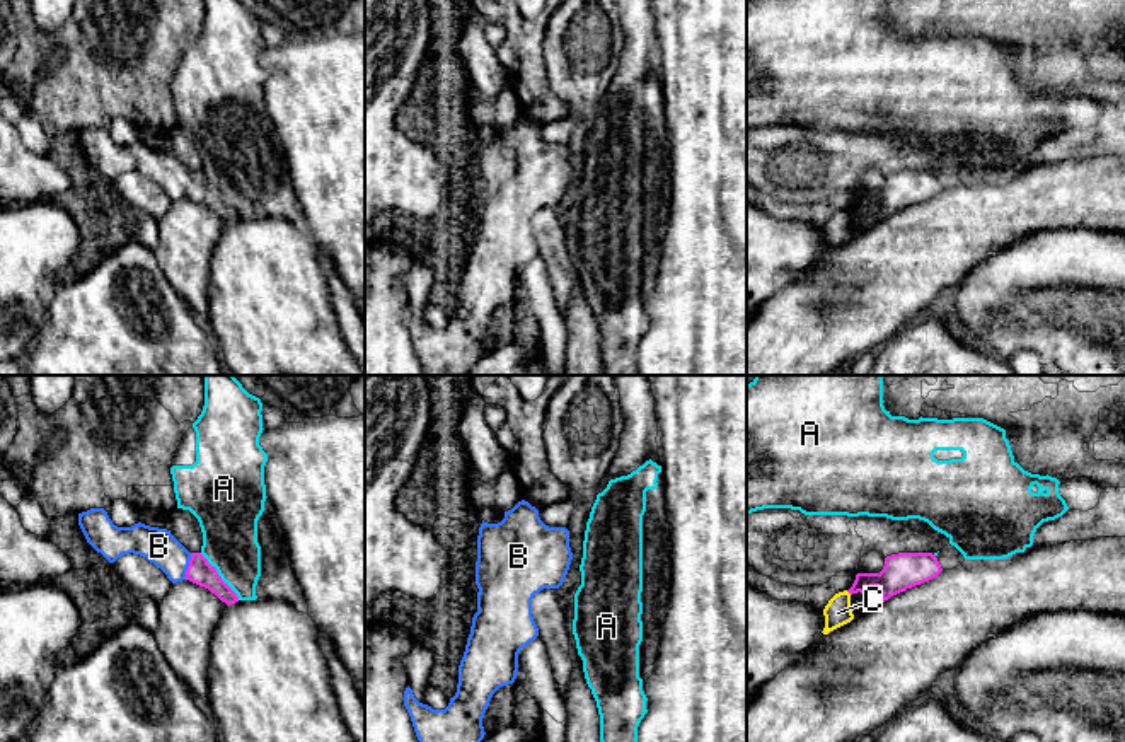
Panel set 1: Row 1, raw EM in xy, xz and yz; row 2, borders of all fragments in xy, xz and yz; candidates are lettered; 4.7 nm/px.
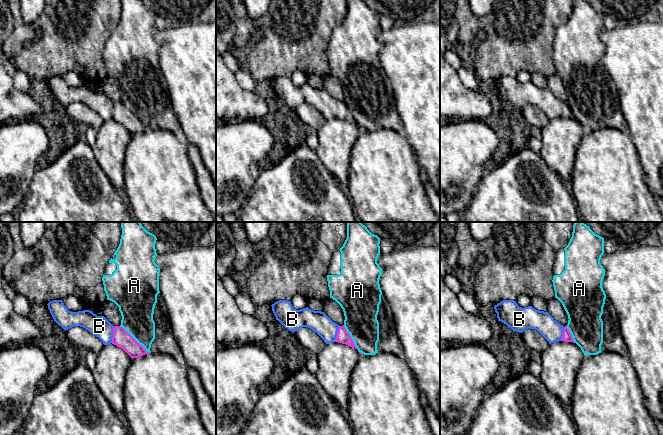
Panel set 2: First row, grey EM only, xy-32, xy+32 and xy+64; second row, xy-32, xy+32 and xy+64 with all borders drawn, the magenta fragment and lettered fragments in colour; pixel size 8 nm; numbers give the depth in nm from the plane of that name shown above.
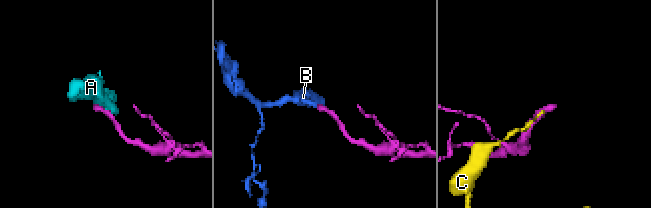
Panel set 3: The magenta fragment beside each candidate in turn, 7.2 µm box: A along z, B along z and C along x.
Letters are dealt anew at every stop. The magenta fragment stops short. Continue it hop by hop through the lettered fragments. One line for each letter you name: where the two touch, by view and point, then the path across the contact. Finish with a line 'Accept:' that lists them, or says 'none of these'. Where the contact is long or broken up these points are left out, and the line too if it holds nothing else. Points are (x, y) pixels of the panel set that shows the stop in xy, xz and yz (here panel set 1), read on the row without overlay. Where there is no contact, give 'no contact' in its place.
B: xy (188, 185) | across xy (200, 190), (188, 185), (179, 183), (159, 164)
Accept: B

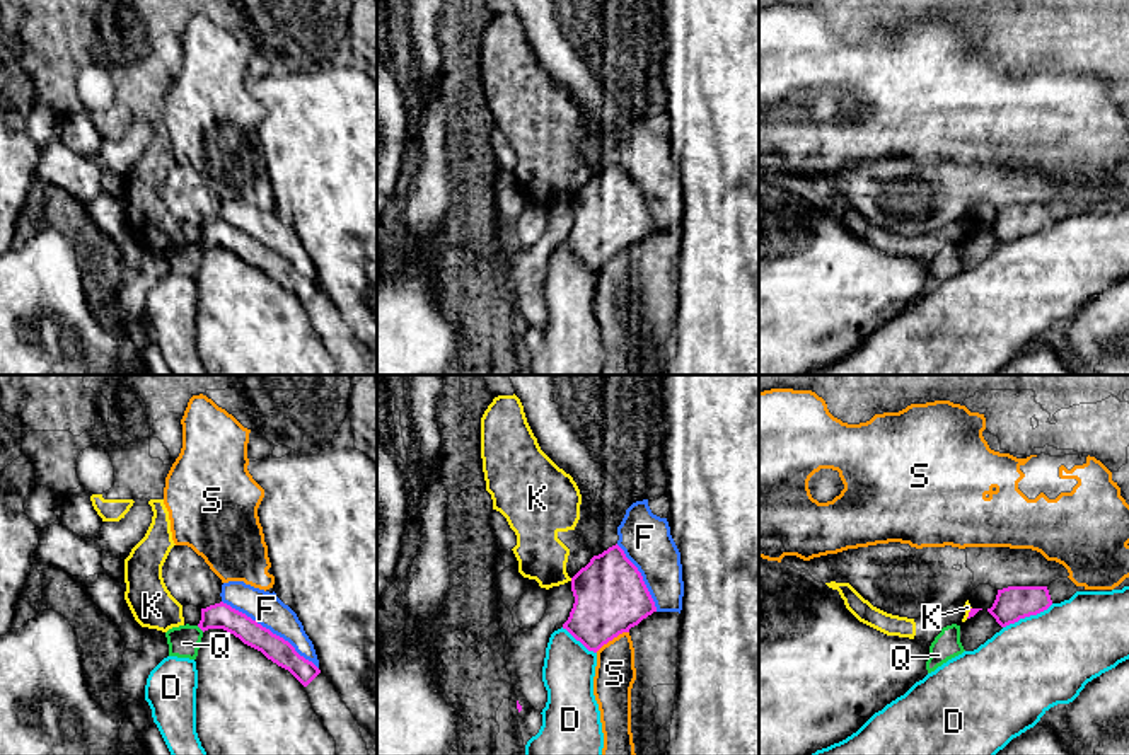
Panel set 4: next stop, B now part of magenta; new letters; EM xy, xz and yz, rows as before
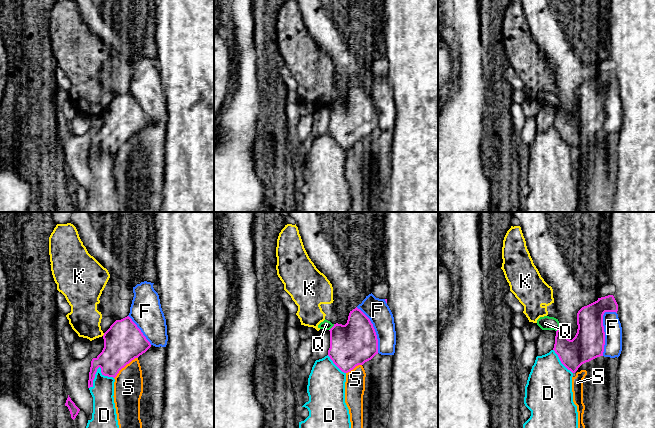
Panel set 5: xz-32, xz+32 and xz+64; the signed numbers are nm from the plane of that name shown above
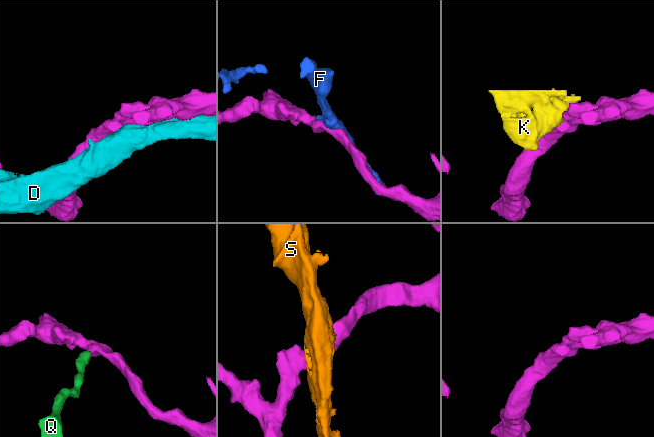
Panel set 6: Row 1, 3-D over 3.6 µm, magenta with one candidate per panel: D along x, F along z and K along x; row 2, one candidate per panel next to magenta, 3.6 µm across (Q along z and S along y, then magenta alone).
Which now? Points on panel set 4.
Accept: none of these

